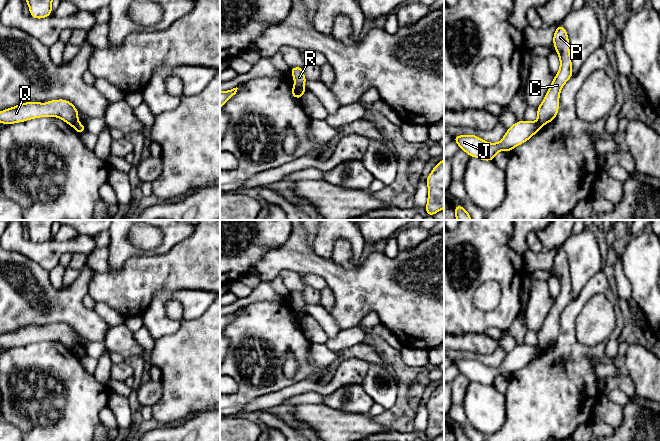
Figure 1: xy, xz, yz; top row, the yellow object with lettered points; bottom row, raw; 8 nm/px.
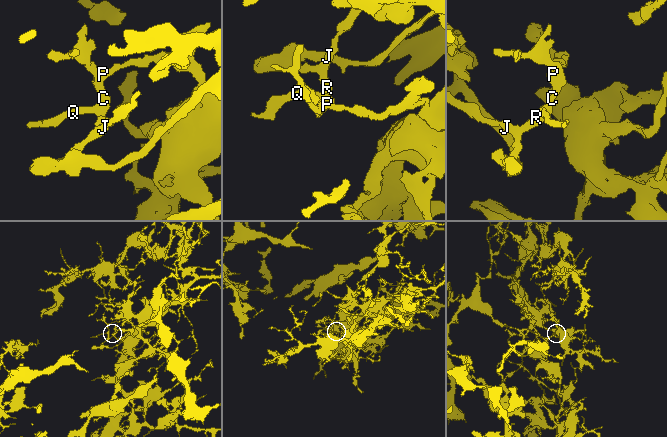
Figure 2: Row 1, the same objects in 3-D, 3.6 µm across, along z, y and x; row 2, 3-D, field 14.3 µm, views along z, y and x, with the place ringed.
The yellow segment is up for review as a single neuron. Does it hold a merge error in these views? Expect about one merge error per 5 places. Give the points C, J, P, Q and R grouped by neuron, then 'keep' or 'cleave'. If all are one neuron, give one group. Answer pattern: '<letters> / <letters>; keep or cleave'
C P Q / J R; cleave

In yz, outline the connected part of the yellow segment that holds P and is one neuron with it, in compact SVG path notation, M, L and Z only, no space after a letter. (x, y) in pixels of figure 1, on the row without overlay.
M563 249L557 250L553 269L560 282L560 293L553 303L542 327L537 332L537 347L542 351L555 343L559 335L559 320L564 308L573 300L569 263Z

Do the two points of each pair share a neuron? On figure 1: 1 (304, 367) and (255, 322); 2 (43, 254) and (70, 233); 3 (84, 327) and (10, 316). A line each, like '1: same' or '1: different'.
1: same
2: different
3: same

